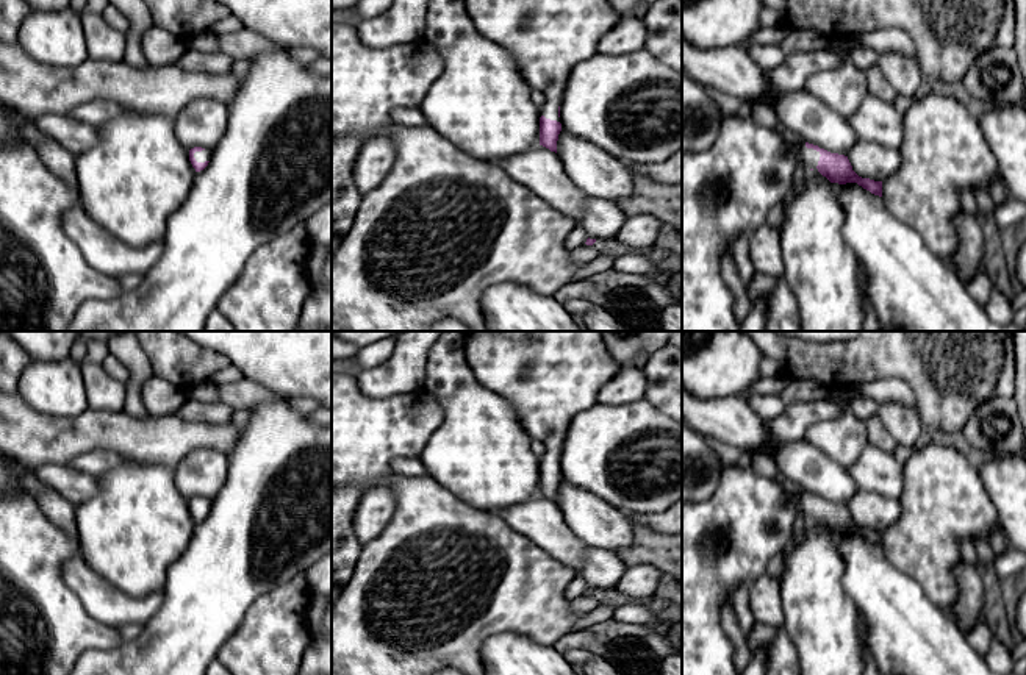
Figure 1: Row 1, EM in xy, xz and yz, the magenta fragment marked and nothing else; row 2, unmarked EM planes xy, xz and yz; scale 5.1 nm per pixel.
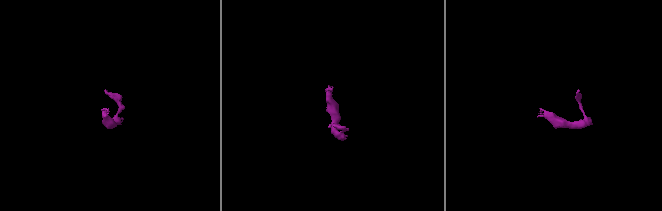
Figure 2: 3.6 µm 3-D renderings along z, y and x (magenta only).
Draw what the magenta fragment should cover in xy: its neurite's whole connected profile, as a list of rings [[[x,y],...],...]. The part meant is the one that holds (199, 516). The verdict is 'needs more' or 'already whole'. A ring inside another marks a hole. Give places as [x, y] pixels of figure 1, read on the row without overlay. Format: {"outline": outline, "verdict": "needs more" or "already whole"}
{"outline": [[[194,497],[189,500],[189,511],[196,519],[196,522],[203,520],[208,516],[210,508],[211,508],[211,502],[202,497]]], "verdict": "needs more"}

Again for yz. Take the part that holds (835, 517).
{"outline": [[[724,464],[721,481],[710,500],[682,502],[682,675],[738,675],[734,664],[735,645],[723,628],[721,609],[732,605],[738,586],[751,584],[766,573],[770,559],[788,544],[798,514],[816,519],[830,533],[857,533],[882,547],[882,531],[859,527],[848,506],[830,503],[809,492],[791,498],[776,480],[759,475],[751,467]]], "verdict": "needs more"}

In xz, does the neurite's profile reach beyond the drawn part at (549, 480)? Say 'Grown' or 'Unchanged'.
Grown

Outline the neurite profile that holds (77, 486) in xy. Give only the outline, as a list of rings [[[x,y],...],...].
[[[42,464],[34,469],[34,473],[44,484],[75,506],[100,491],[95,475],[81,472],[70,464]]]

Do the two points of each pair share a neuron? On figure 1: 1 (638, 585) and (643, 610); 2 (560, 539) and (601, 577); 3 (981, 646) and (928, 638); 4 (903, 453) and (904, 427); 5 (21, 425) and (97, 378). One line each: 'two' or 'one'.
1: two
2: two
3: two
4: two
5: two

